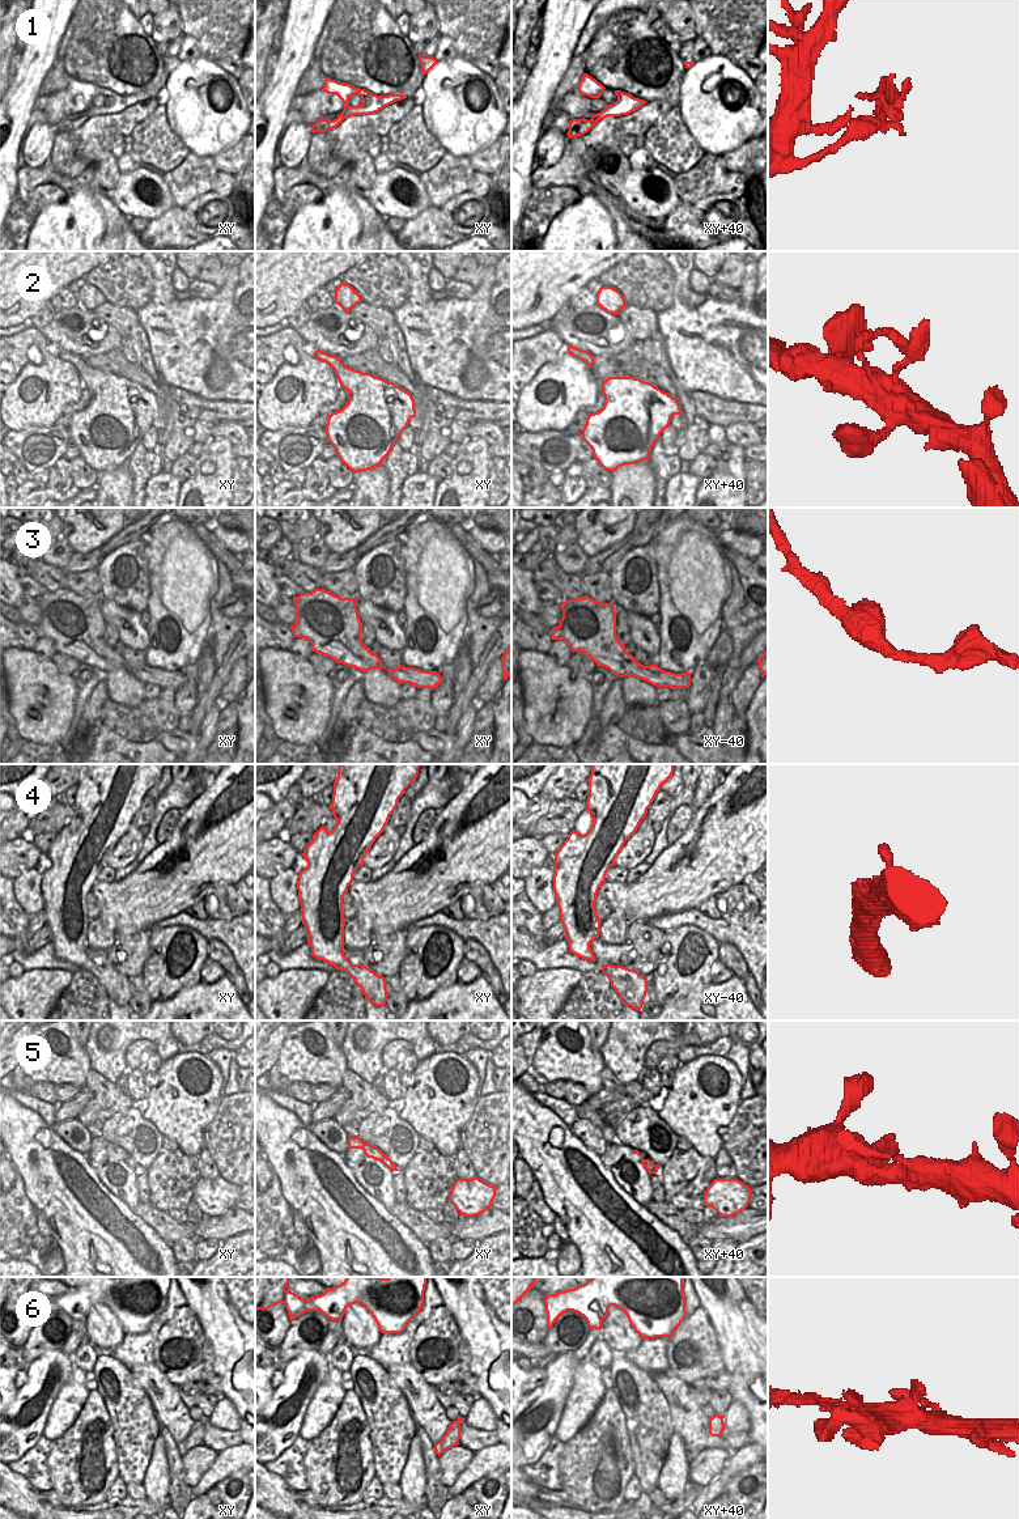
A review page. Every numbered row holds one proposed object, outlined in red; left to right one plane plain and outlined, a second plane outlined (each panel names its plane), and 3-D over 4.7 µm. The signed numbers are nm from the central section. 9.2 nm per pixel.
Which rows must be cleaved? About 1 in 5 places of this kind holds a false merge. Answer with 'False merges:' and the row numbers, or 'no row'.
False merges: 5

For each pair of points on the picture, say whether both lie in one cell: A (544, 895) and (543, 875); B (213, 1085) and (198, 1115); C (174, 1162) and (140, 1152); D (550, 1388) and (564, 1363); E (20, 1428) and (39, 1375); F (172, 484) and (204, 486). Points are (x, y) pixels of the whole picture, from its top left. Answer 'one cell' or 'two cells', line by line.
A: one cell
B: one cell
C: two cells
D: one cell
E: one cell
F: two cells

